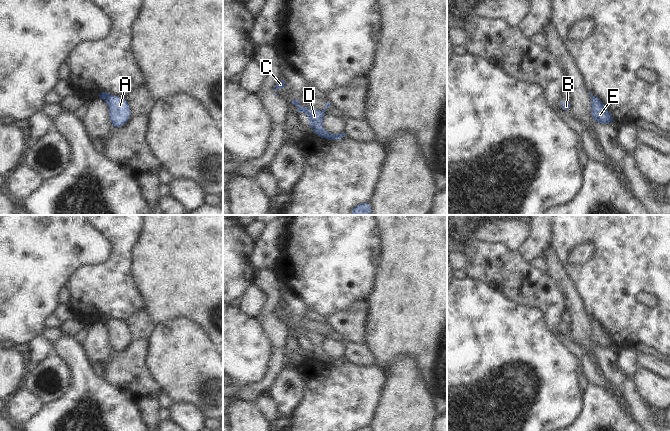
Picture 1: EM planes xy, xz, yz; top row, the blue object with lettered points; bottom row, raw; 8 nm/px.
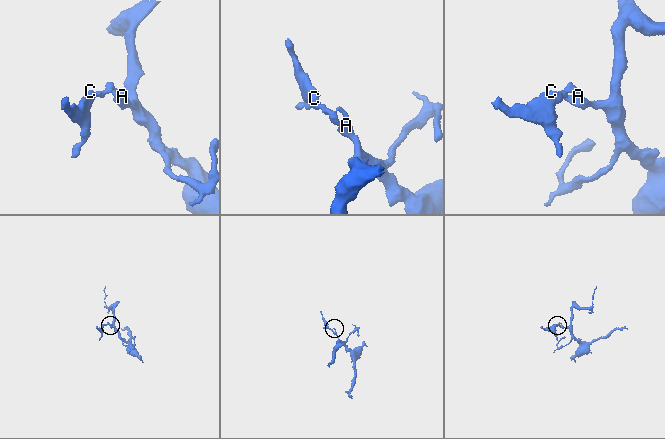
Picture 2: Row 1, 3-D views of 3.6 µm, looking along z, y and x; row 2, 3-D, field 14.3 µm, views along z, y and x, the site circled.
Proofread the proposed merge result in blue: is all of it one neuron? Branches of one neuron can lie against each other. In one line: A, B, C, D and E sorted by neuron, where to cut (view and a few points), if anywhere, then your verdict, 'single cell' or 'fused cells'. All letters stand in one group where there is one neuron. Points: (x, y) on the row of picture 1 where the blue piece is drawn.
groups A B E / C D; cut xz (335, 135), (331, 139); fused cells

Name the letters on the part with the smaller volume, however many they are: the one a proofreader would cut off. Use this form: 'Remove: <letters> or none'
Remove: C, D

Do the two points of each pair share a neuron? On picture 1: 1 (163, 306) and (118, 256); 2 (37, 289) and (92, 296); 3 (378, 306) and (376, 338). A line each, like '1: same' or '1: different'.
1: different
2: different
3: same

